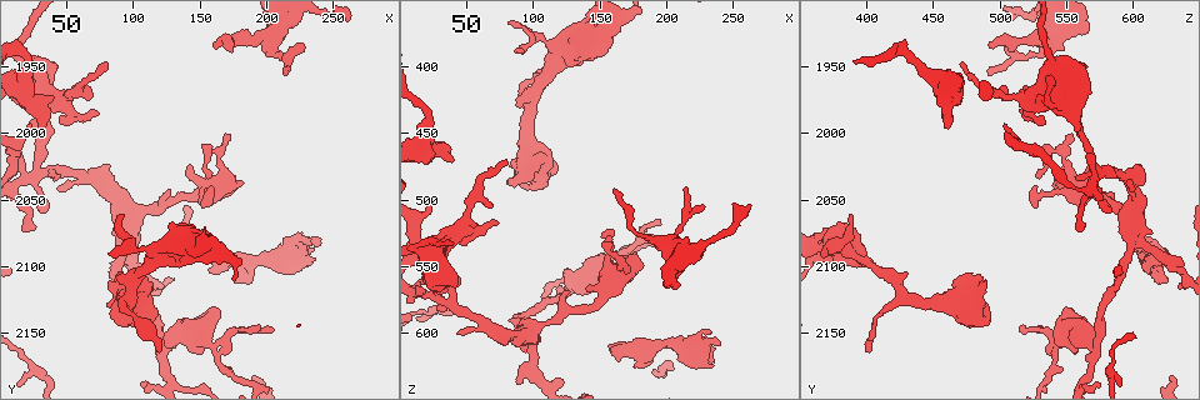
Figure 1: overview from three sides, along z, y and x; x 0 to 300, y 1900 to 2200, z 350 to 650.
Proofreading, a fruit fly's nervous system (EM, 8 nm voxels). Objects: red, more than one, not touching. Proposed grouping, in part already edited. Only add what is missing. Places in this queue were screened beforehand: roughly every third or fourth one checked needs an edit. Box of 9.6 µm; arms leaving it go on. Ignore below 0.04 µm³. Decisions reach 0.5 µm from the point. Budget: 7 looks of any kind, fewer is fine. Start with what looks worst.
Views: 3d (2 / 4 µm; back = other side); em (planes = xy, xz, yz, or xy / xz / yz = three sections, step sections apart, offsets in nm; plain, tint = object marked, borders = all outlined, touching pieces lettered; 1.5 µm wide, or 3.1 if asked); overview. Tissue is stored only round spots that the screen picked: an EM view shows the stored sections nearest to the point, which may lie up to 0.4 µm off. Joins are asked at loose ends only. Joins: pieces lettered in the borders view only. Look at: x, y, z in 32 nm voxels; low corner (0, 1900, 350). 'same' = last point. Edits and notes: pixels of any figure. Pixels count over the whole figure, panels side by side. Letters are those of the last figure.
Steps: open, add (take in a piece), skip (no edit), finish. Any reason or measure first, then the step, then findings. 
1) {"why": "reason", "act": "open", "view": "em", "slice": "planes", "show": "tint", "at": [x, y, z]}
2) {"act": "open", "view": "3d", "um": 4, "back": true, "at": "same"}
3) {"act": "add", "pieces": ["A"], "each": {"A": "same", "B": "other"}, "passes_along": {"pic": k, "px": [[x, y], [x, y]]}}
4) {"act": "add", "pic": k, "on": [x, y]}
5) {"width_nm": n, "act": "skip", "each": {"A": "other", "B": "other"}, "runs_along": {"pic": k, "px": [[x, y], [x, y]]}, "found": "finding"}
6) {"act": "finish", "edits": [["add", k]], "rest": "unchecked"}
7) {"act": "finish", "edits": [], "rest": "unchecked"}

{"why": "free end", "act": "open", "view": "3d", "um": 2, "at": [160, 1932, 492]}

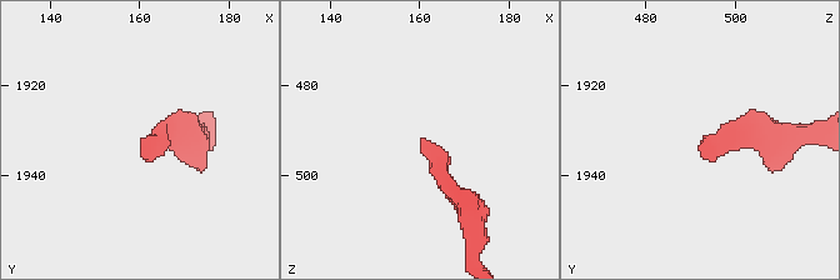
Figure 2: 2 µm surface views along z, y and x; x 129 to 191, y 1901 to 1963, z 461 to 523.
{"act": "open", "view": "em", "slice": "planes", "show": "borders", "at": [160, 1933, 492]}

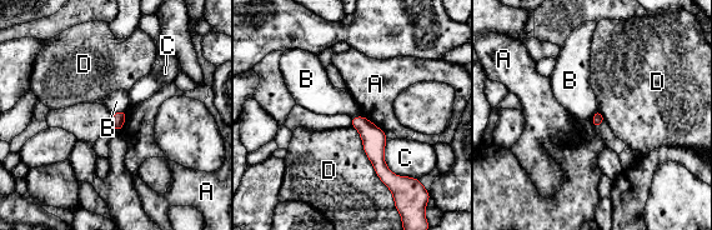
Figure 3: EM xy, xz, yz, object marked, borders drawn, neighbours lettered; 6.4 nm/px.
{"act": "skip", "each": {"A": "other", "B": "other", "C": "other", "D": "other"}, "found": "no lettered piece goes on from it"}

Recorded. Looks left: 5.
{"why": "free end", "act": "open", "view": "3d", "um": 4, "at": [86, 2110, 488]}

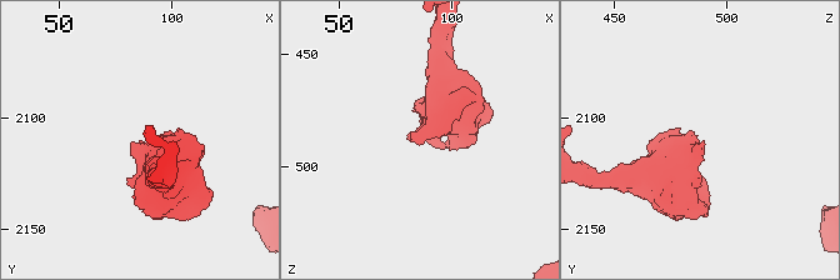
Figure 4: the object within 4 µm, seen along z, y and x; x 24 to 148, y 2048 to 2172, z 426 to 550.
{"act": "open", "view": "em", "slice": "planes", "show": "borders", "at": [87, 2111, 489]}

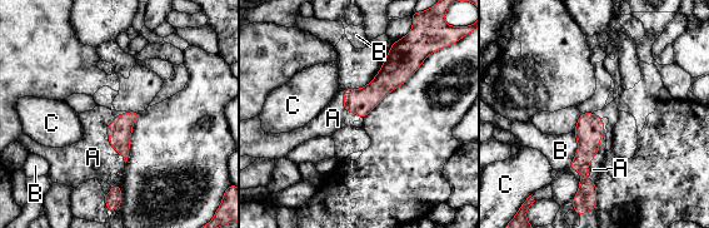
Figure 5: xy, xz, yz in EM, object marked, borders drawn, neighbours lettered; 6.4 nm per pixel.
{"longest_contact_nm": ["A", 420], "act": "add", "pieces": ["A"], "each": {"A": "same", "B": "other", "C": "other"}, "found": "the neuron continues"}

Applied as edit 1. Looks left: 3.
{"why": "tapers out", "act": "open", "view": "em", "slice": "planes", "show": "plain", "at": [172, 2004, 556]}

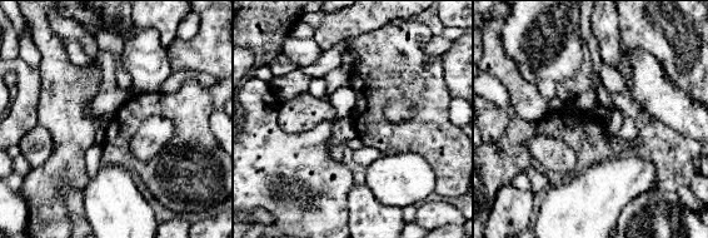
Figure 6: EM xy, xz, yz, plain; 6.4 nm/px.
{"why": "see the neighbours", "act": "open", "view": "em", "slice": "planes", "show": "borders", "at": "same"}

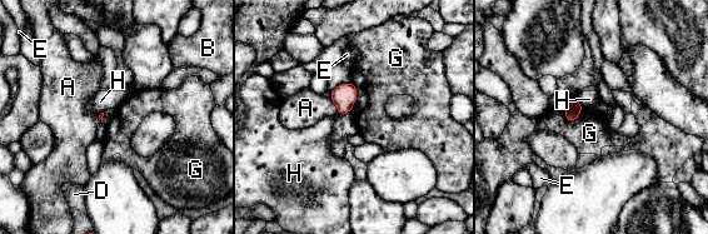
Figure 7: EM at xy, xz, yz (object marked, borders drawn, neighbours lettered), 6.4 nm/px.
{"act": "skip", "each": {"A": "other", "B": "other", "D": "other", "E": "other", "G": "other", "H": "other"}, "border": {"pic": 7, "px": [[583, 106], [577, 118], [564, 119]]}, "found": "no lettered piece goes on from it"}

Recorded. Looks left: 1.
{"act": "finish", "edits": [["add", 5]], "rest": "unchecked"}

